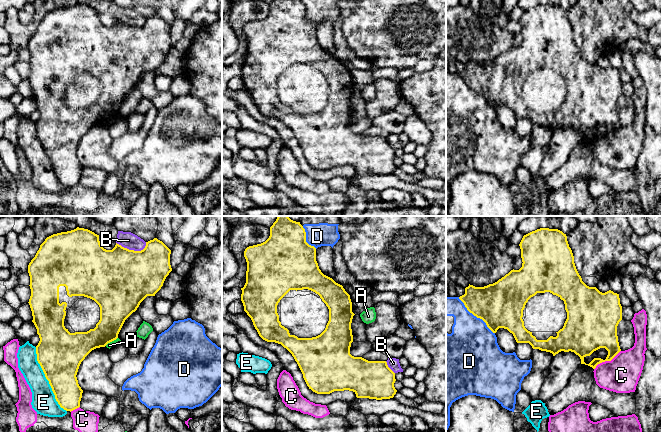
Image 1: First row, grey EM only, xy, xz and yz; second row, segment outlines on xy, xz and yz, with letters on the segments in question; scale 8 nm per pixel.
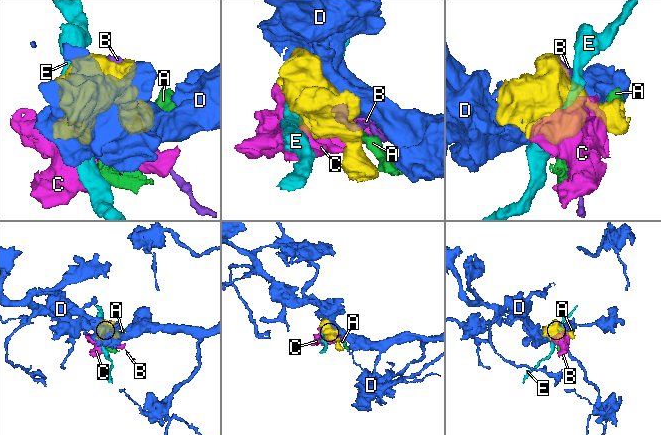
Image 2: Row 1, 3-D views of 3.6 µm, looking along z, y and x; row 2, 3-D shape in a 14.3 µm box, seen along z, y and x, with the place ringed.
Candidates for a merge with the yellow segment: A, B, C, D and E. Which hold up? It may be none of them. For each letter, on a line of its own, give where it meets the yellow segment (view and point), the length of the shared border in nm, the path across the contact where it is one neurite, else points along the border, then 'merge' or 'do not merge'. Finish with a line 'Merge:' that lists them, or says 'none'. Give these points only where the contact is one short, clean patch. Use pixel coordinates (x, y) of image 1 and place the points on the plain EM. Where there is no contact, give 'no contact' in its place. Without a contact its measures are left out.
A: xy (111, 117) | 120 nm | do not merge
B: xy (131, 26) | 240 nm | do not merge
C: yz (606, 136) | 260 nm | do not merge
D: yz (475, 91) | 420 nm | do not merge
E: xy (47, 155) | 600 nm | do not merge
Merge: none

